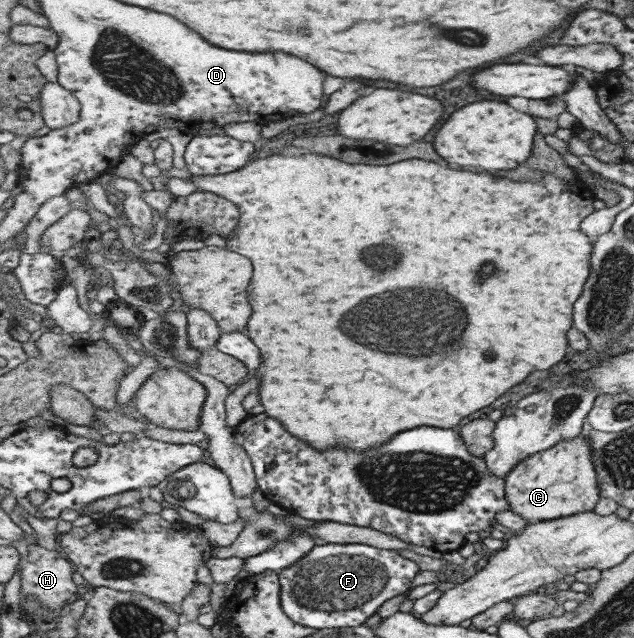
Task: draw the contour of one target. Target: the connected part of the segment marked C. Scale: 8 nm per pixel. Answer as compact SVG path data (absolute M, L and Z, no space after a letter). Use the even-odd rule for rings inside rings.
M587 435L564 439L554 448L537 452L527 460L520 461L508 475L507 492L512 508L509 513L524 517L526 521L540 523L592 511L599 493L599 480L590 440Z

